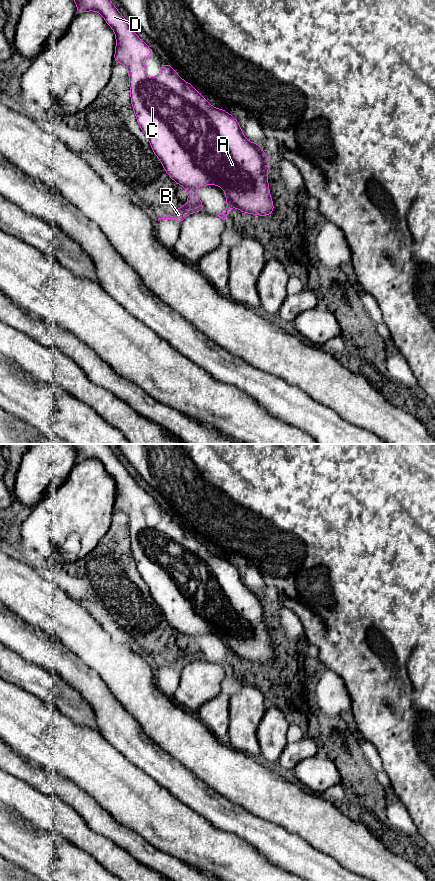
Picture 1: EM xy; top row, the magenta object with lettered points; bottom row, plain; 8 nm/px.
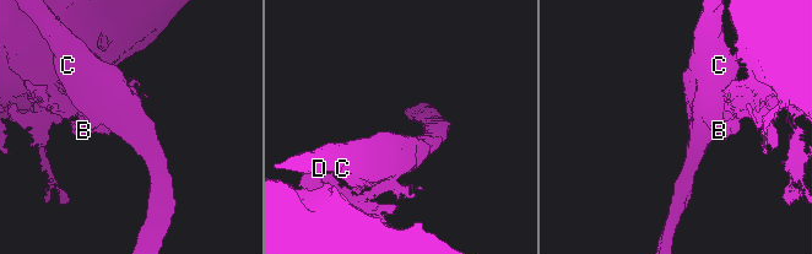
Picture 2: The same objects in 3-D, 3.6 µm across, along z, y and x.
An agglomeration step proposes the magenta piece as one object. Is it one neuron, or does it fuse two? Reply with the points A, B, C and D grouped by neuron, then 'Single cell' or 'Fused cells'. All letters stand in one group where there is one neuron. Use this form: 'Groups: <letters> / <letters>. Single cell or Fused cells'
Groups: A C D / B. Fused cells

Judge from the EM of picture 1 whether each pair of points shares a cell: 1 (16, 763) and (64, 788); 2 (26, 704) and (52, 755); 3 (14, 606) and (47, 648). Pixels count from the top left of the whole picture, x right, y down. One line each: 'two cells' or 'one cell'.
1: one cell
2: one cell
3: one cell

